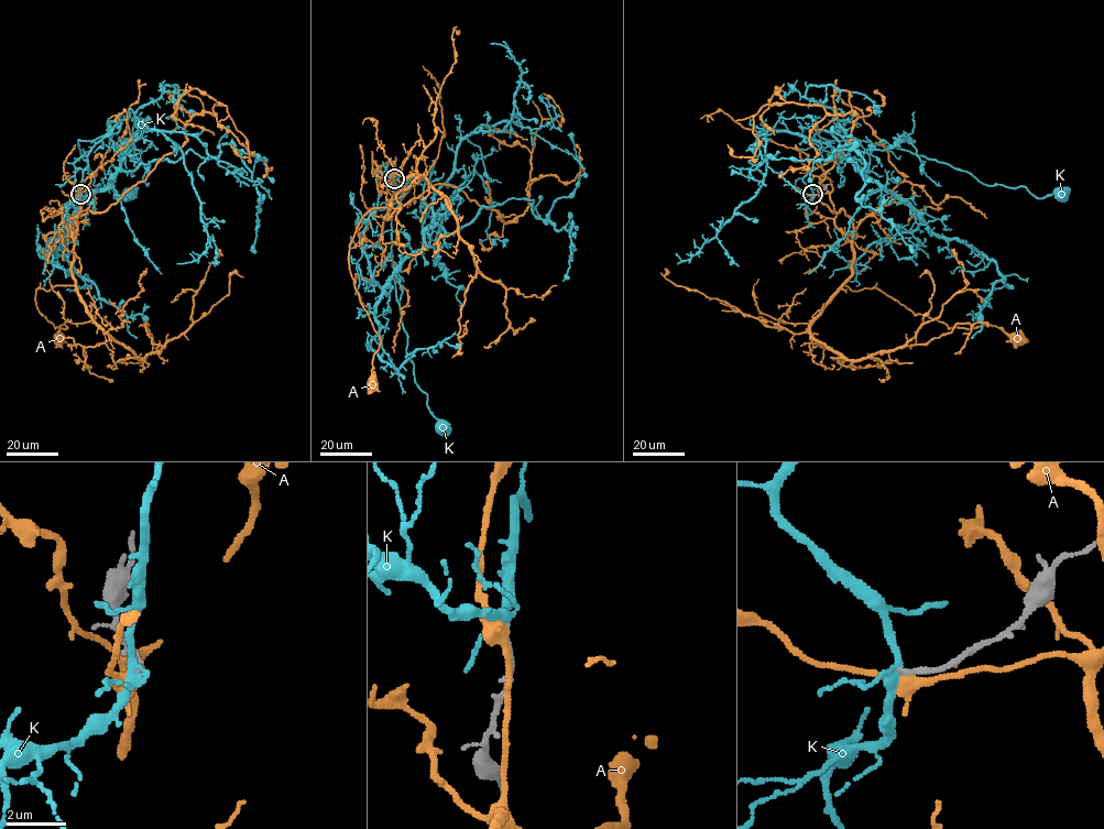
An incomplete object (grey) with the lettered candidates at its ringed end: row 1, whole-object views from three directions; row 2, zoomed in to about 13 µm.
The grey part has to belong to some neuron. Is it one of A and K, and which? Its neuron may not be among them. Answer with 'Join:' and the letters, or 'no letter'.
Join: no letter

